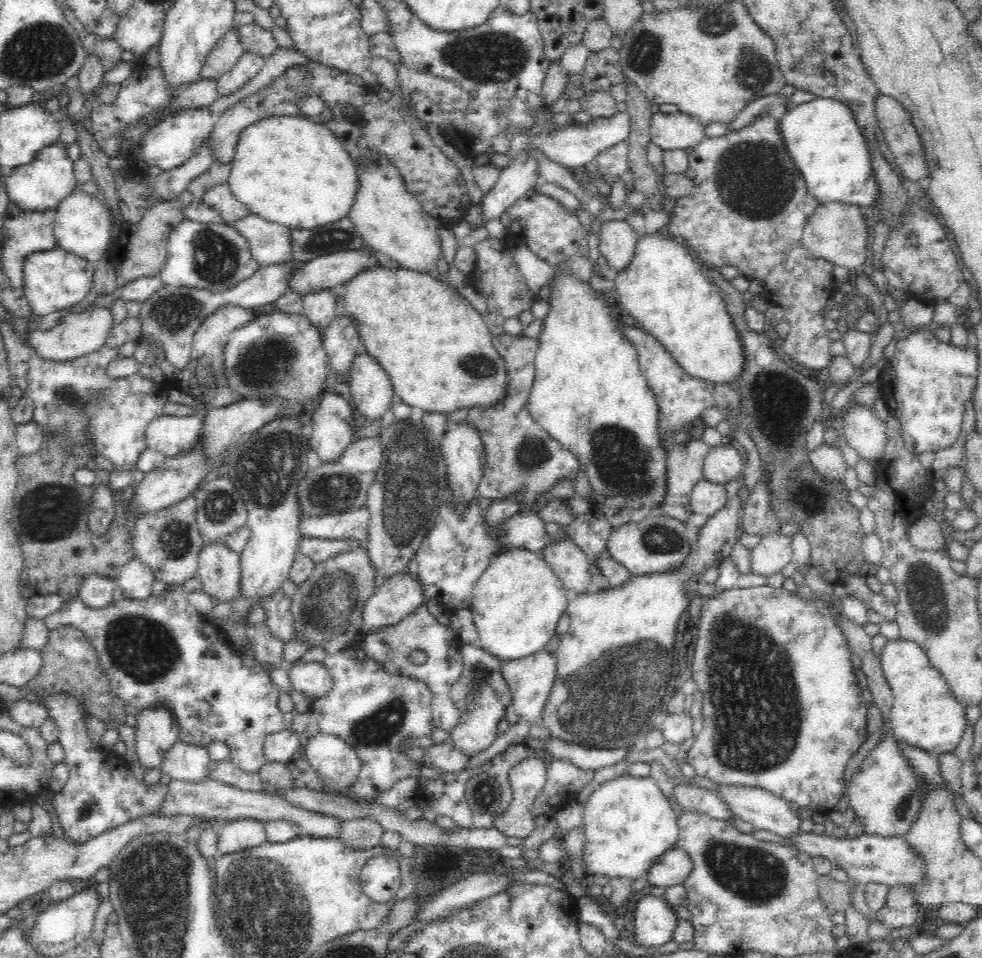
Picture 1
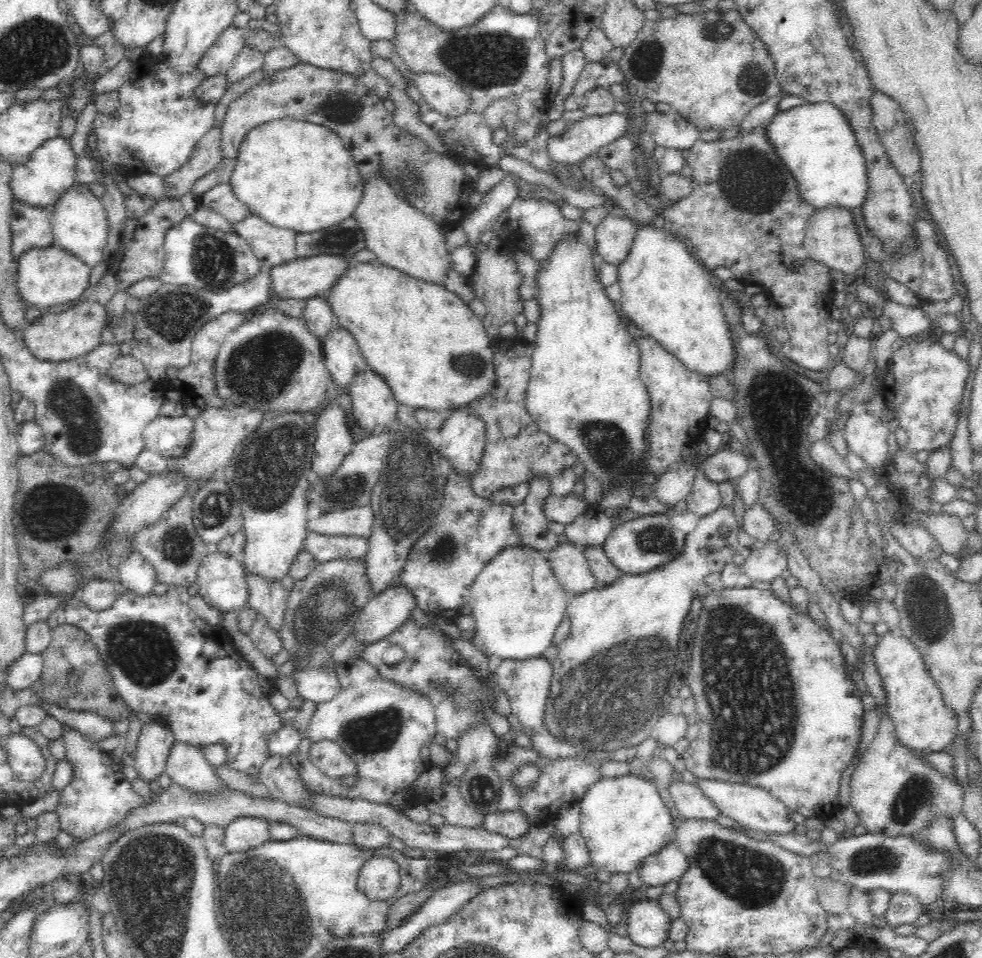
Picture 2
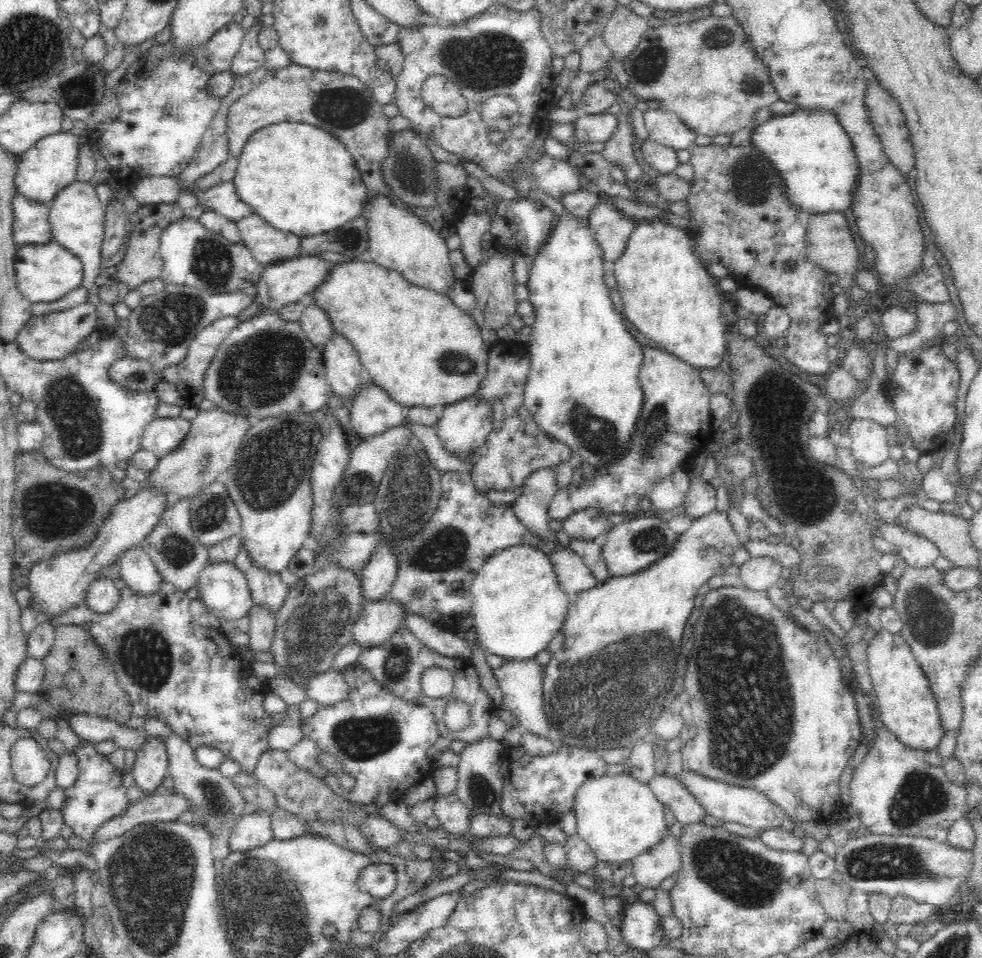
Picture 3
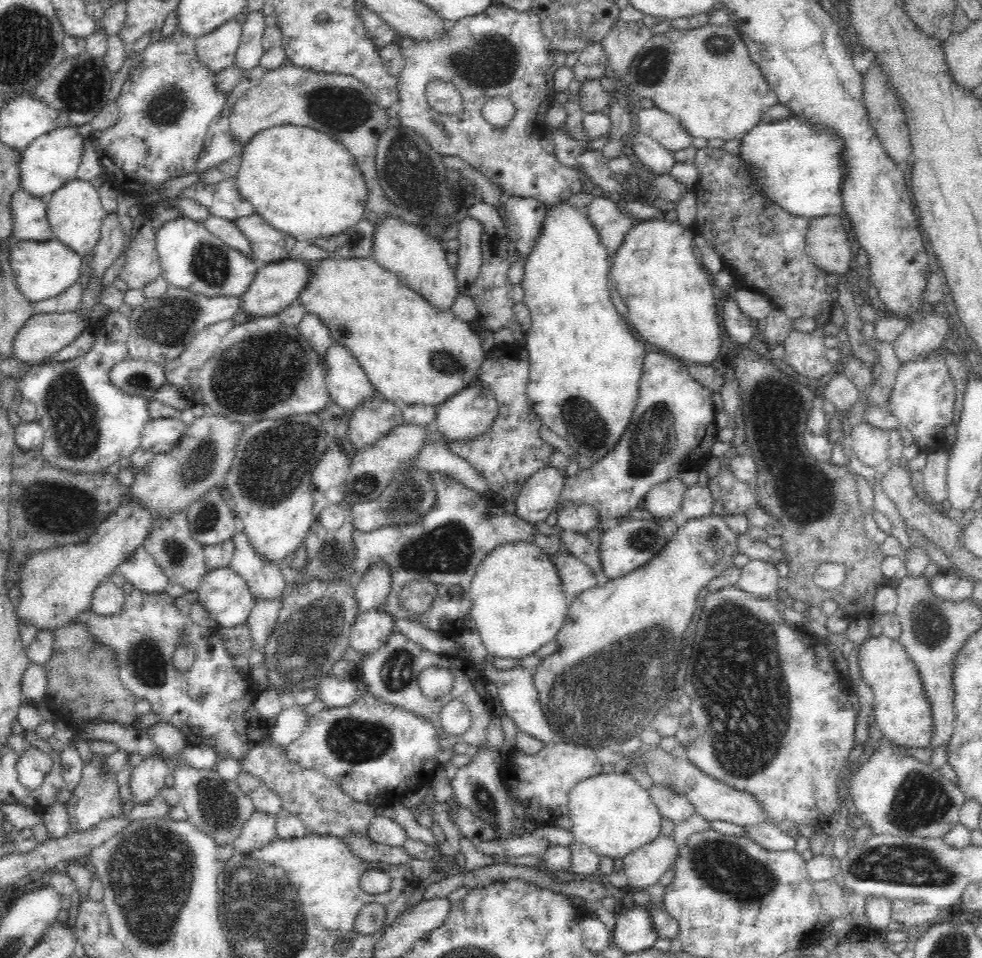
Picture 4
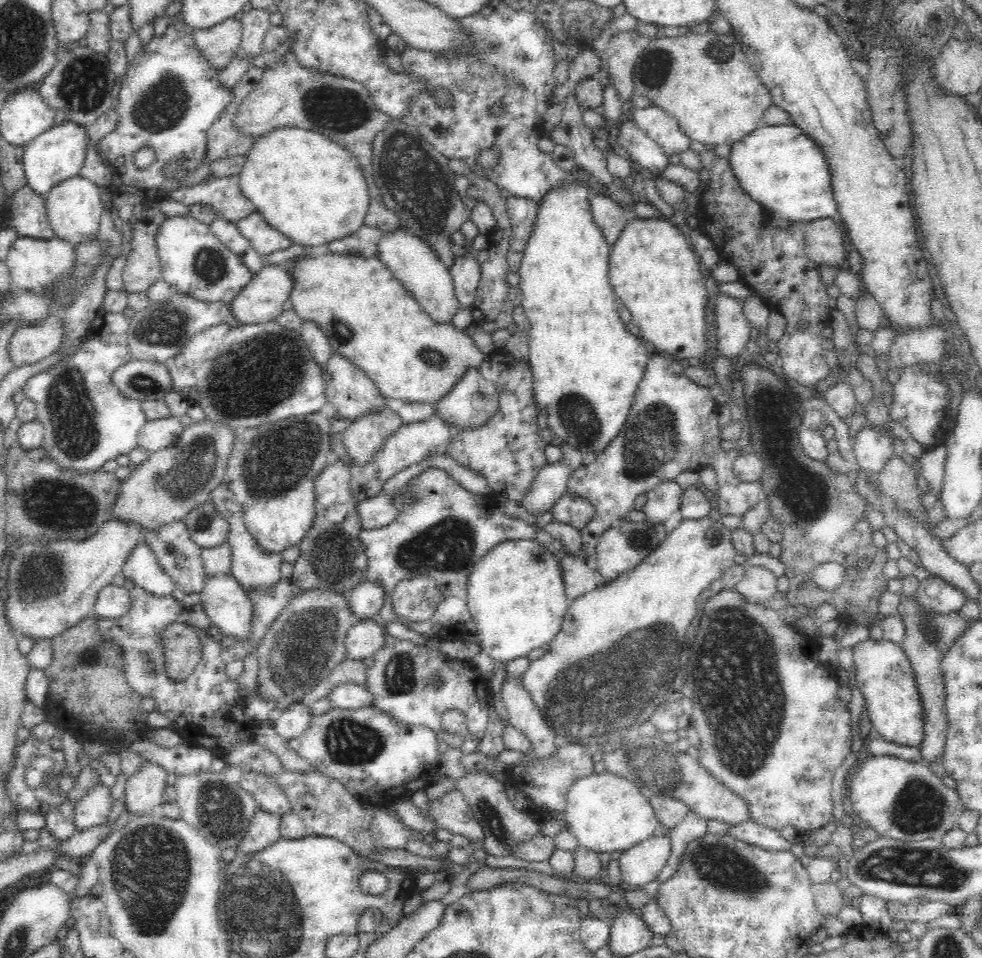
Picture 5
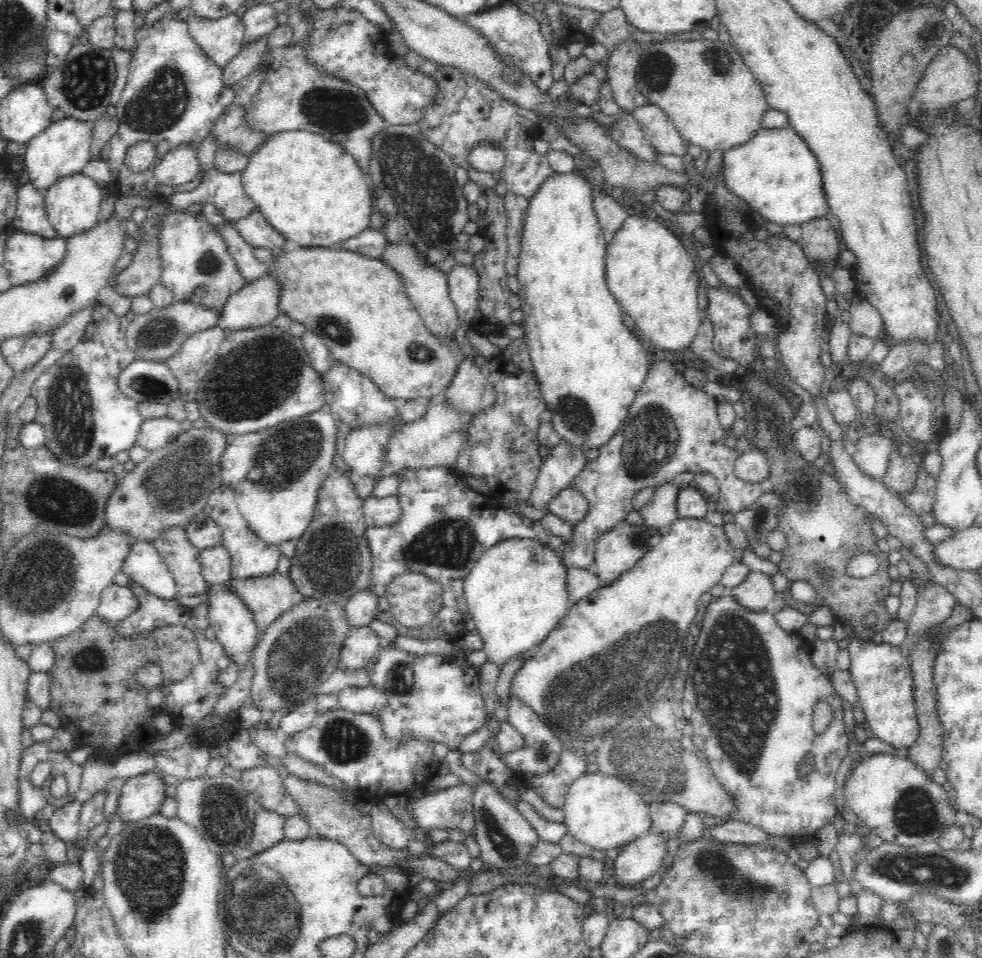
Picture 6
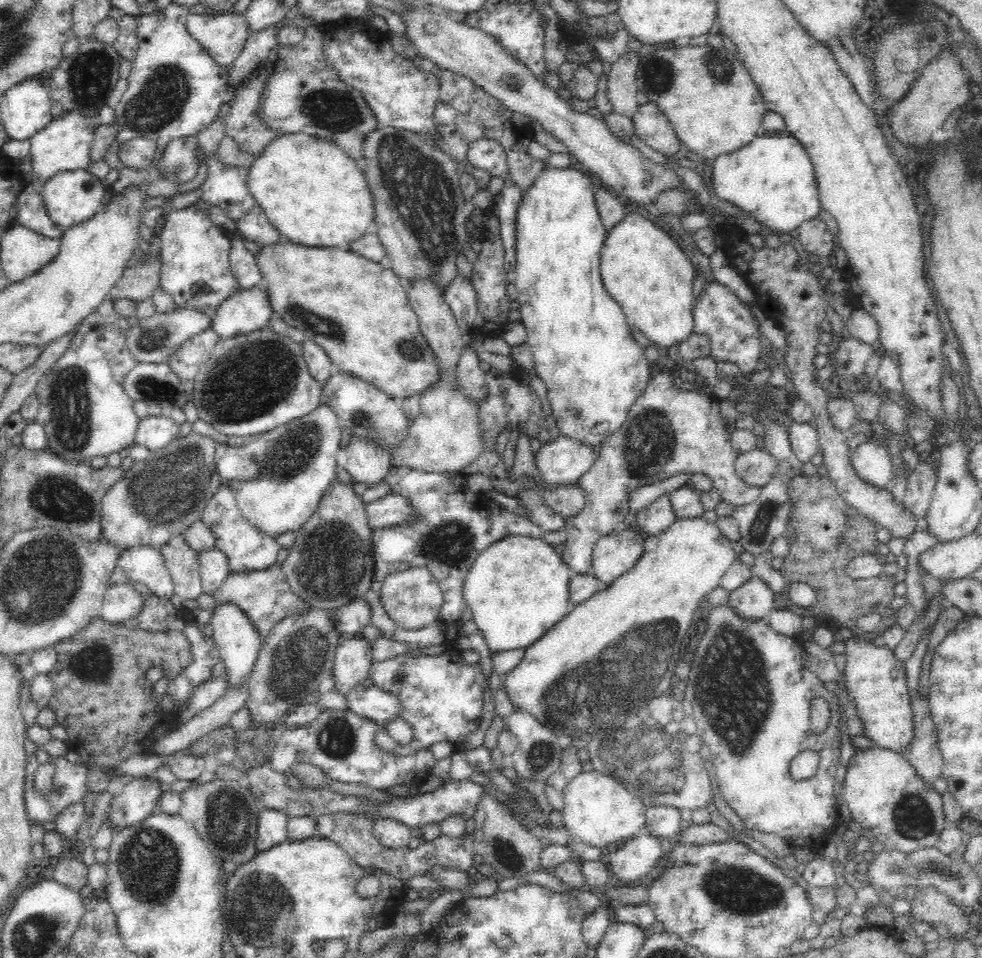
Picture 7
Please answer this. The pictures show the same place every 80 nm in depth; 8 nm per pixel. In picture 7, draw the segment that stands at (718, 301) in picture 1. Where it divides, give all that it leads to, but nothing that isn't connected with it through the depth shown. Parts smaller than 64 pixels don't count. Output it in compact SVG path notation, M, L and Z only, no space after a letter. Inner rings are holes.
M628 214L618 227L609 232L601 258L601 278L606 291L621 306L629 324L642 331L661 352L686 342L694 333L694 278L696 270L685 251L672 240L668 232L639 214Z

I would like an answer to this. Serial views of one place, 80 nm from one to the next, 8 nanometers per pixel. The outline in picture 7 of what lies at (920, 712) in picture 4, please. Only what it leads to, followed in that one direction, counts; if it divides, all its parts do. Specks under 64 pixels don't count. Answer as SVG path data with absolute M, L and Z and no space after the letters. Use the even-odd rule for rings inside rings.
M855 637L844 643L846 660L842 679L847 697L854 703L851 711L864 724L864 736L878 748L902 752L915 737L905 661L898 659L888 645L875 646L874 642Z

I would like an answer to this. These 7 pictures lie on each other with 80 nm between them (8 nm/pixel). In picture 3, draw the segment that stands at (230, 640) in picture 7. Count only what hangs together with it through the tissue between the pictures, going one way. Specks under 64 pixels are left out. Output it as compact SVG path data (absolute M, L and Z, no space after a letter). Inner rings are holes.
M209 561L199 572L196 585L198 598L218 618L238 618L254 606L246 577L236 561Z

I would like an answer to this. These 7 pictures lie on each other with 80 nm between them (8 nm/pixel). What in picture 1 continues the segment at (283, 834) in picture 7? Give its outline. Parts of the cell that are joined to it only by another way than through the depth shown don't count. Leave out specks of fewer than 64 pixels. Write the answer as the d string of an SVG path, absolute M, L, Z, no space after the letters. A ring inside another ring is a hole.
M240 818L226 822L218 830L216 838L216 857L247 848L266 841L265 824L252 818Z

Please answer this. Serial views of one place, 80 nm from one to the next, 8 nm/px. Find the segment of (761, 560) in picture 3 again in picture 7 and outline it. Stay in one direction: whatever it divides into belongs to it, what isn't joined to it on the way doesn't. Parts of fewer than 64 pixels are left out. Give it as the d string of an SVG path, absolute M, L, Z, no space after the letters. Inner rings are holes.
M752 574L744 584L730 591L729 604L748 618L768 617L773 608L775 592L760 576Z

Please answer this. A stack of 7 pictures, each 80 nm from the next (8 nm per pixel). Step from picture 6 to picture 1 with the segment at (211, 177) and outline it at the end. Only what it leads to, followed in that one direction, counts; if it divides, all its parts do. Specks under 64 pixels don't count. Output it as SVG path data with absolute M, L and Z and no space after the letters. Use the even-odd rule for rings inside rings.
M228 183L218 184L208 189L203 196L203 201L231 226L235 226L238 220L250 214L248 208L231 193Z

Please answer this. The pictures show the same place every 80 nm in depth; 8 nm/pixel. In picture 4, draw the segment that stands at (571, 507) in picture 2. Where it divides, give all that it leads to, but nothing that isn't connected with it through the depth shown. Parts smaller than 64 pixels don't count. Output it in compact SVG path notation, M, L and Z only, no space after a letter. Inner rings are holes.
M649 347L643 362L640 377L640 396L638 404L634 408L632 420L628 424L628 432L622 434L616 448L606 454L602 460L594 462L588 469L580 469L574 476L565 476L564 488L555 502L552 512L558 515L560 510L566 506L591 506L599 513L602 520L600 526L586 536L594 540L595 545L602 534L602 522L610 524L619 516L624 516L638 508L638 504L645 500L645 495L658 484L665 482L674 475L680 475L690 467L700 467L704 458L712 456L711 448L714 444L716 426L715 414L712 406L711 396L713 392L704 388L688 371L688 362L667 355L660 349Z

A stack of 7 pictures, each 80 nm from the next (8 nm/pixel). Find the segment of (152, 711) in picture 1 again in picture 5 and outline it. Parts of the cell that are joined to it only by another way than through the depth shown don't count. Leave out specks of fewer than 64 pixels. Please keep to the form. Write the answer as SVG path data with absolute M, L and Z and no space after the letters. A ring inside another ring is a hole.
M146 761L134 774L127 777L125 786L126 808L130 815L158 813L163 804L167 771L158 764Z

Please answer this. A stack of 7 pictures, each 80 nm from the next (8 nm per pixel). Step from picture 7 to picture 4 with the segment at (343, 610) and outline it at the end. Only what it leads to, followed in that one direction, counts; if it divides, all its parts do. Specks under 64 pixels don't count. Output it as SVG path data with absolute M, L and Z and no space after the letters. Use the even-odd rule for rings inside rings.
M386 561L372 563L356 586L356 599L360 611L384 604L392 586L392 571Z

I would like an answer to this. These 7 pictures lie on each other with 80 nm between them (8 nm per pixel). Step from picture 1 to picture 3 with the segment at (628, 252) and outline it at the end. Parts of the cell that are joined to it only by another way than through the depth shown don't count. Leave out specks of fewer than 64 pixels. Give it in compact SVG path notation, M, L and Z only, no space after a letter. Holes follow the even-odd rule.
M598 204L598 208L588 216L588 221L593 238L602 251L602 259L610 266L626 251L636 224L610 204Z

